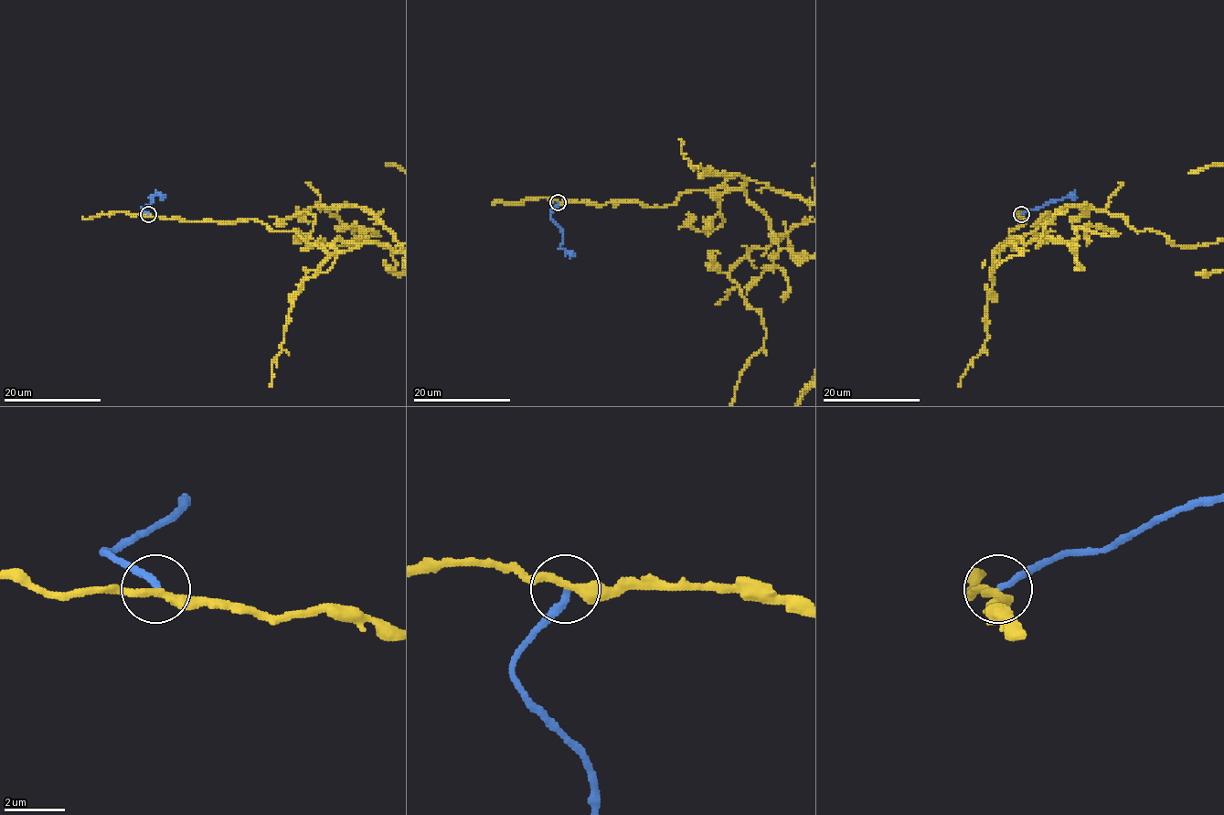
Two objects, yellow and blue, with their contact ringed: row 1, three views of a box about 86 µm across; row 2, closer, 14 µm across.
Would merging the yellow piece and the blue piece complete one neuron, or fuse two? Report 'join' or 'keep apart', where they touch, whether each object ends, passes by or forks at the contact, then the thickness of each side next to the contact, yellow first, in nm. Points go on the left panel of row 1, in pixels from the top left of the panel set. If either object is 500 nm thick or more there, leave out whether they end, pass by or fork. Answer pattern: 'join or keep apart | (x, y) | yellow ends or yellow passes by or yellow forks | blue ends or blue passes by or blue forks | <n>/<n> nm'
join | (148, 214) | yellow passes by | blue ends | 260/200 nm

